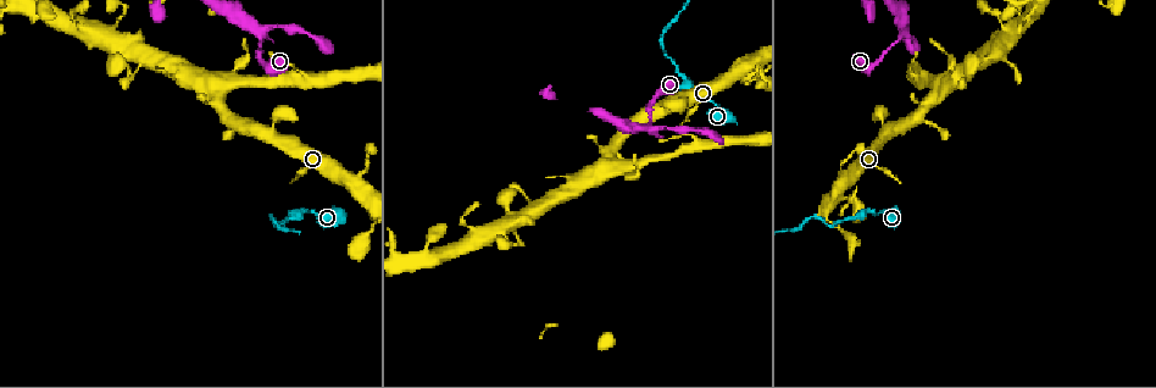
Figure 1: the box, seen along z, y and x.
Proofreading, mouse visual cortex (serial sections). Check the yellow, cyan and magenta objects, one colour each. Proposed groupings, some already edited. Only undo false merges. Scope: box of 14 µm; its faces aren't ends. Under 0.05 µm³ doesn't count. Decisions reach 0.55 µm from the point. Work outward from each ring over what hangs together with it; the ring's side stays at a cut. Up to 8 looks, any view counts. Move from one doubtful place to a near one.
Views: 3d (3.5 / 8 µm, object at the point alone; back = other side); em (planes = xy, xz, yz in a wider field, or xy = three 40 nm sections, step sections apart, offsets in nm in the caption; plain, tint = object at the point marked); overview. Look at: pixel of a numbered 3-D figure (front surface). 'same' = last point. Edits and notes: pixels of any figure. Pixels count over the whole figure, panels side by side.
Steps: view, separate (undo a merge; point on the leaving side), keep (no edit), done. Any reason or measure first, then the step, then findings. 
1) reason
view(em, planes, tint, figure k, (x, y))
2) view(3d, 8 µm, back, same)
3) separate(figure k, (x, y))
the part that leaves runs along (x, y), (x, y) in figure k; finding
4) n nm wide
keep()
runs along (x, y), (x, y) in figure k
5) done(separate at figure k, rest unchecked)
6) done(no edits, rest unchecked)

branch point
view(3d, 3.5 µm, figure 1, (905, 35))

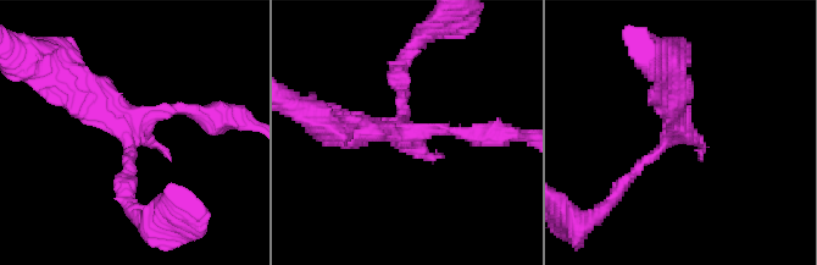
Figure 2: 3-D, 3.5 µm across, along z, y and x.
view(em, xy, step 5, tint, figure 2, (404, 126))

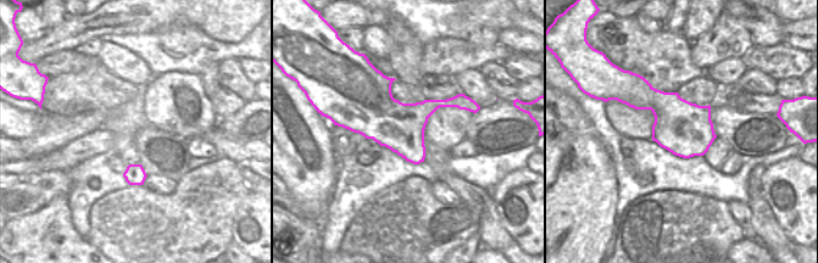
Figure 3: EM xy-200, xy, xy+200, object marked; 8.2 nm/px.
keep()
all the same cell

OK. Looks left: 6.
view(3d, 3.5 µm, figure 1, (939, 95))

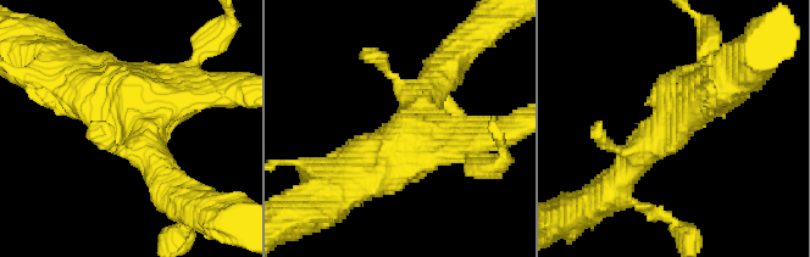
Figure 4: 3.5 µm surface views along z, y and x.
view(em, xy, step 1, tint, figure 4, (145, 127))

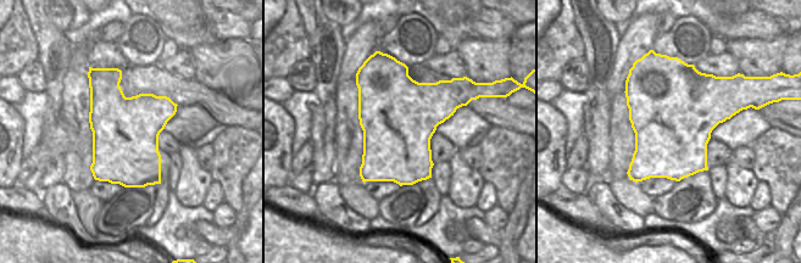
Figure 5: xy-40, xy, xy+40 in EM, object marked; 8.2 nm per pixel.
keep()
runs along (614, 186), (686, 100), (711, 89) in figure 4; continuous, no second cell

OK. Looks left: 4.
two arms at a narrow angle
view(3d, 3.5 µm, figure 1, (151, 61))

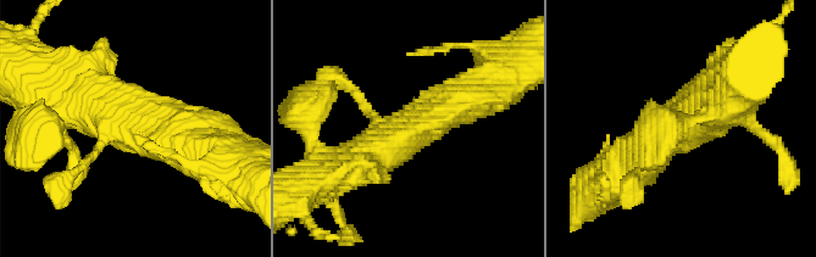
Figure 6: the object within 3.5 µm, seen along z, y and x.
view(em, xy, step 3, tint, figure 6, (127, 124))

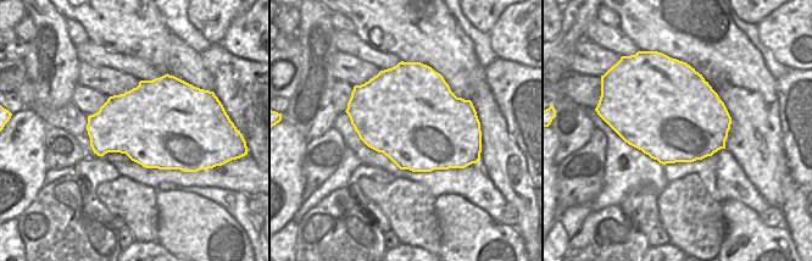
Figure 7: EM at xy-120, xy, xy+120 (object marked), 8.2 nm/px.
keep()
runs along (466, 95), (395, 141), (332, 173) in figure 6; continuous, no second cell

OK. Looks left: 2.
sudden change in width
view(3d, 3.5 µm, figure 1, (871, 212))

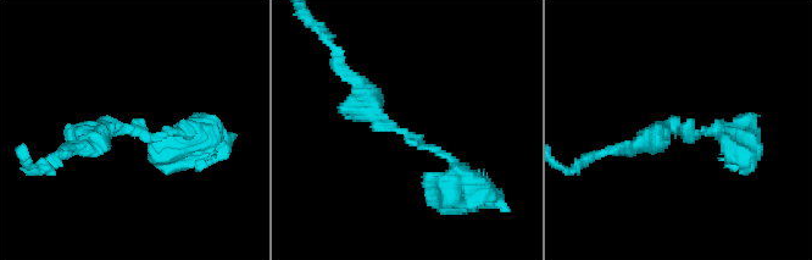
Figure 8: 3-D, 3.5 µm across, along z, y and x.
arms of 100, 200 nm
view(em, xy, step 2, tint, figure 8, (392, 127))

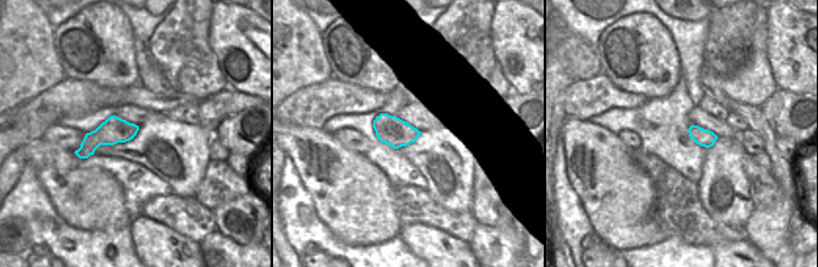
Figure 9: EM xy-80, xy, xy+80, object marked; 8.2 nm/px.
keep()
runs along (454, 173), (435, 148), (365, 105), (345, 73) in figure 8; continuous, no second cell

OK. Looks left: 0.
done(no edits, rest unchecked)

